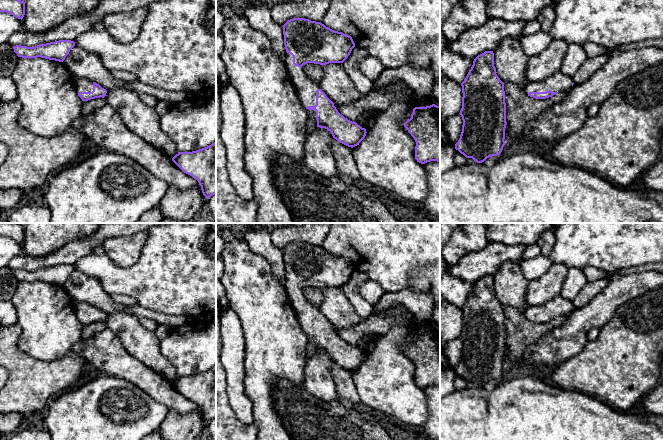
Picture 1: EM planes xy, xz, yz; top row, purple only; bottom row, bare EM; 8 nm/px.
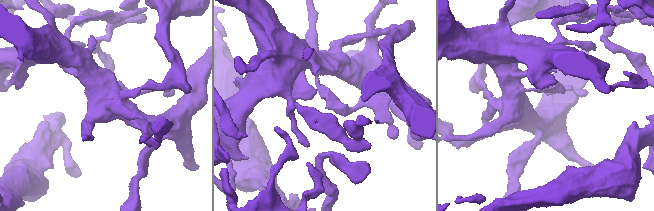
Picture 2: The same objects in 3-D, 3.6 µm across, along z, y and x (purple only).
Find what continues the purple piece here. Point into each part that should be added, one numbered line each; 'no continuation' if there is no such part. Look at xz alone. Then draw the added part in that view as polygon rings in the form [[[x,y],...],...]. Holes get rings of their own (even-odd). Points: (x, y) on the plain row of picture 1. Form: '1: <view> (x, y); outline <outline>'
1: xz (307, 312); outline [[[288,276],[285,278],[284,285],[290,298],[291,305],[298,314],[299,322],[307,336],[308,341],[313,342],[317,347],[316,335],[309,334],[307,331],[316,329],[316,315],[321,312],[317,307],[305,299],[301,291],[293,288],[293,280]]]

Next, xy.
1: xy (82, 308); outline [[[87,302],[75,303],[75,314],[79,316],[92,316],[93,315],[93,305]]]

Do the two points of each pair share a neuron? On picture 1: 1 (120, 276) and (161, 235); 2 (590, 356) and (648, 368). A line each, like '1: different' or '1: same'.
1: same
2: same

